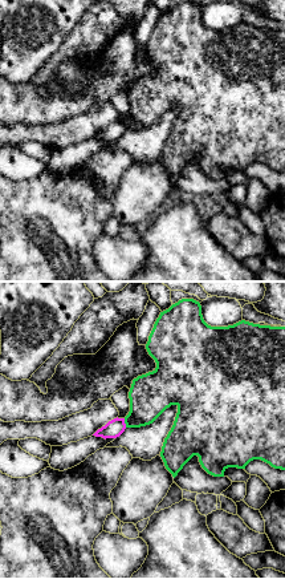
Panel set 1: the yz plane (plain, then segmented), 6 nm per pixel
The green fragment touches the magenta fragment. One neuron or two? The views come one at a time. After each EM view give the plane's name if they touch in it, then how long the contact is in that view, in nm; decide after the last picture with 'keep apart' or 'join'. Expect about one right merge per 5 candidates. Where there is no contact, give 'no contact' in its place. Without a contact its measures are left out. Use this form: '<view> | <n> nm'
yz | 60 nm

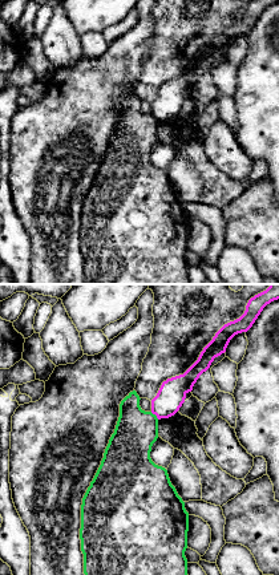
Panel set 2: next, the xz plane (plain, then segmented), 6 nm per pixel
xz | 70 nm

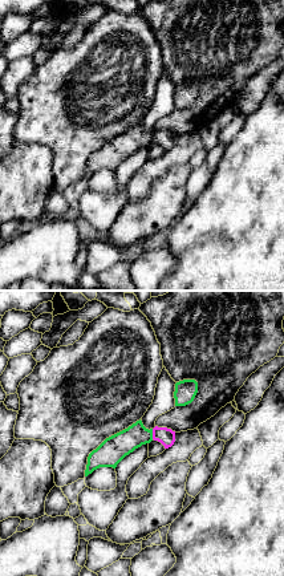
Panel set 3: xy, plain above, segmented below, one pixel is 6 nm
xy | 60 nm

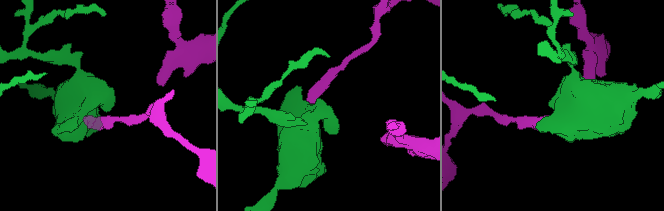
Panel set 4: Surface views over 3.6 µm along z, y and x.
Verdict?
keep apart

